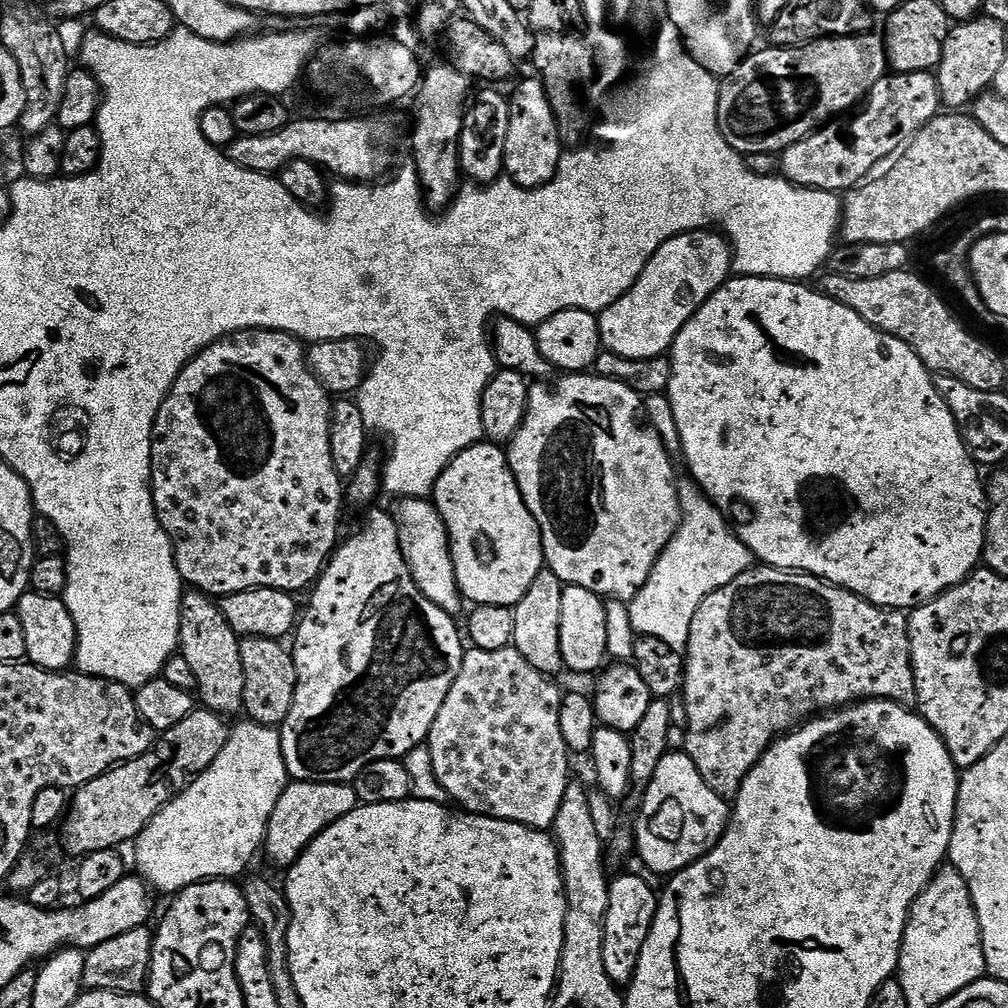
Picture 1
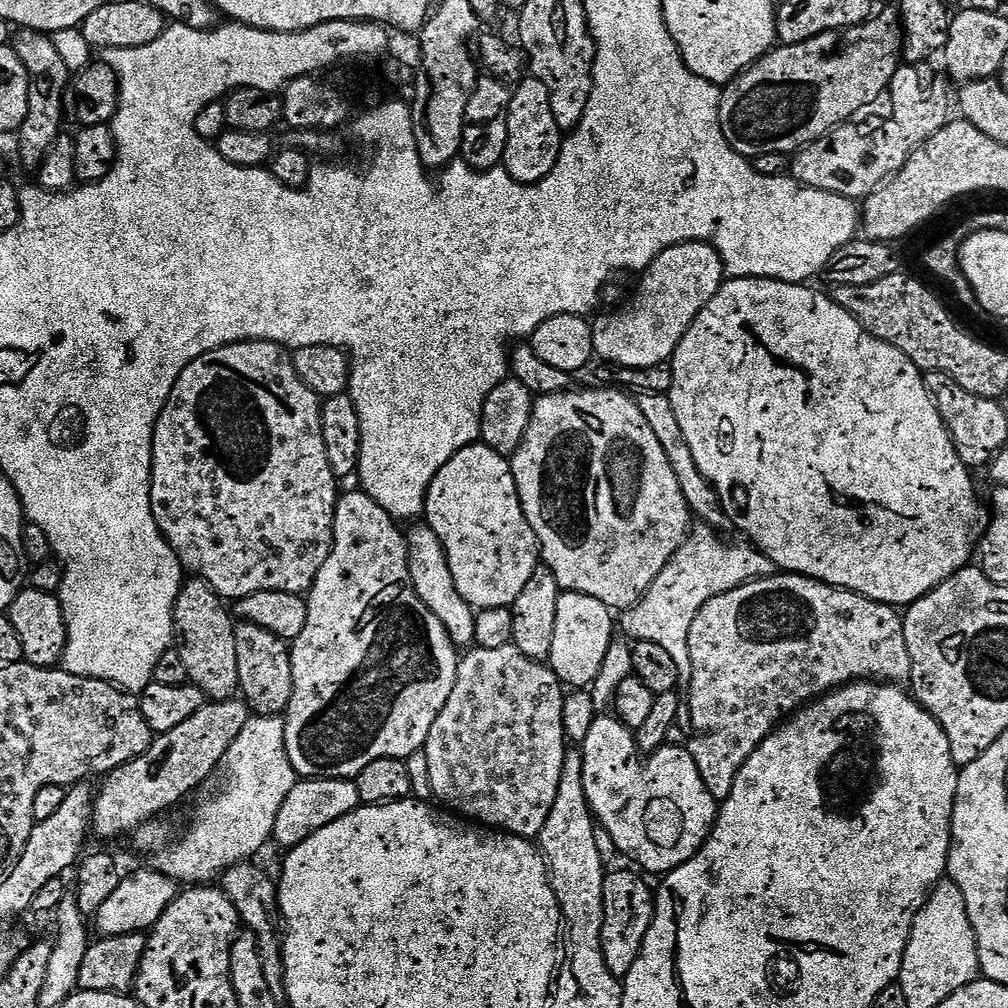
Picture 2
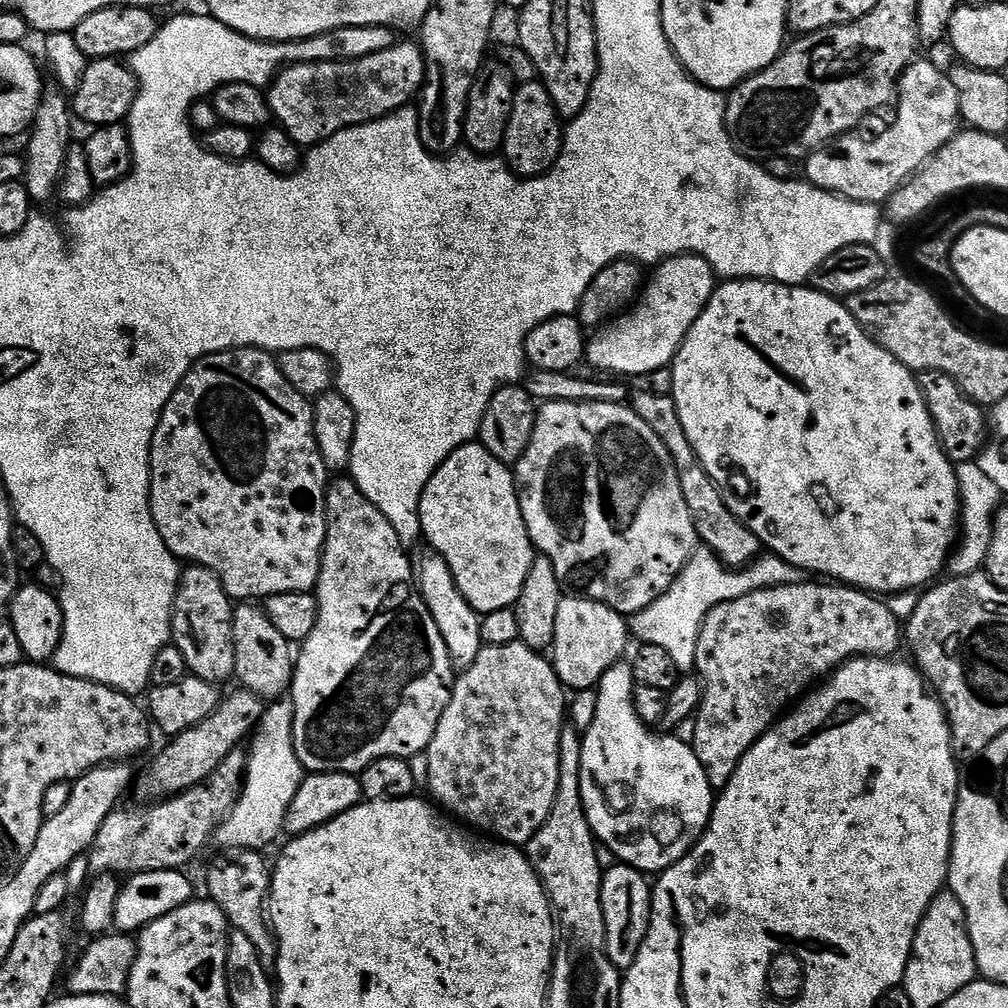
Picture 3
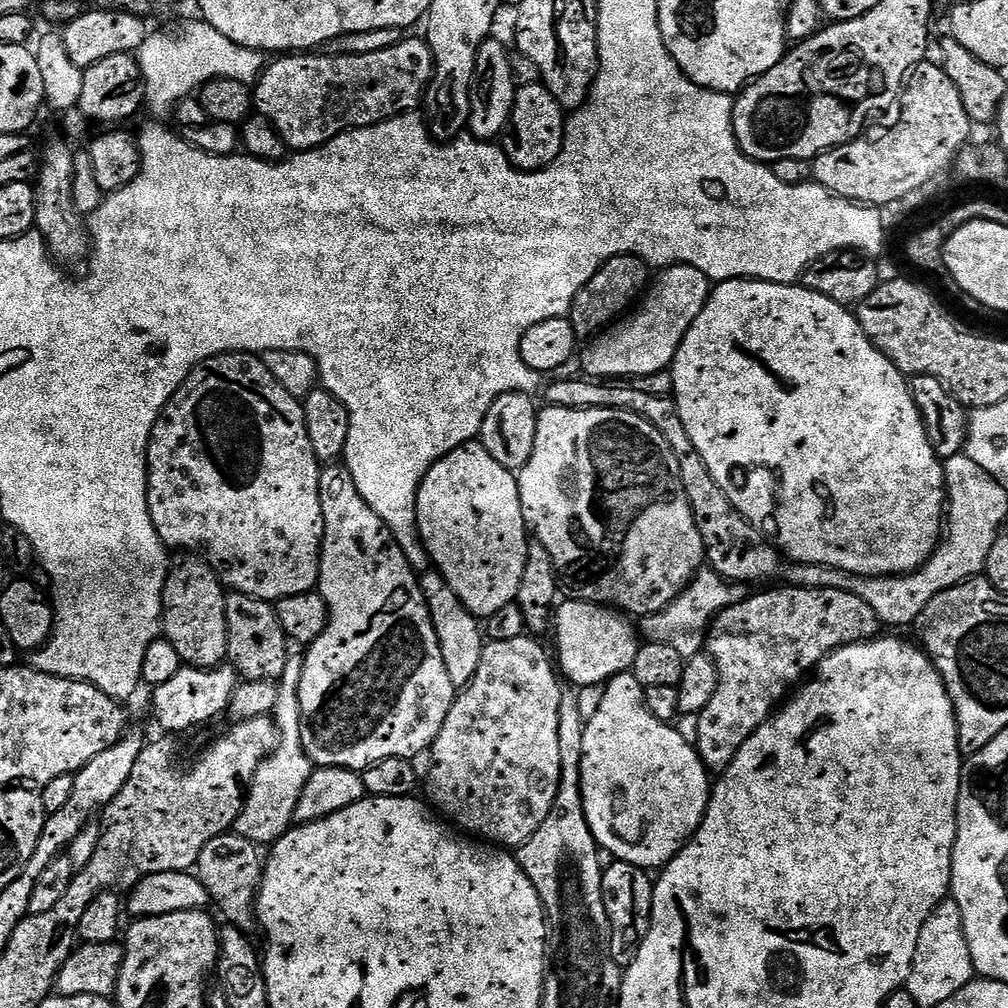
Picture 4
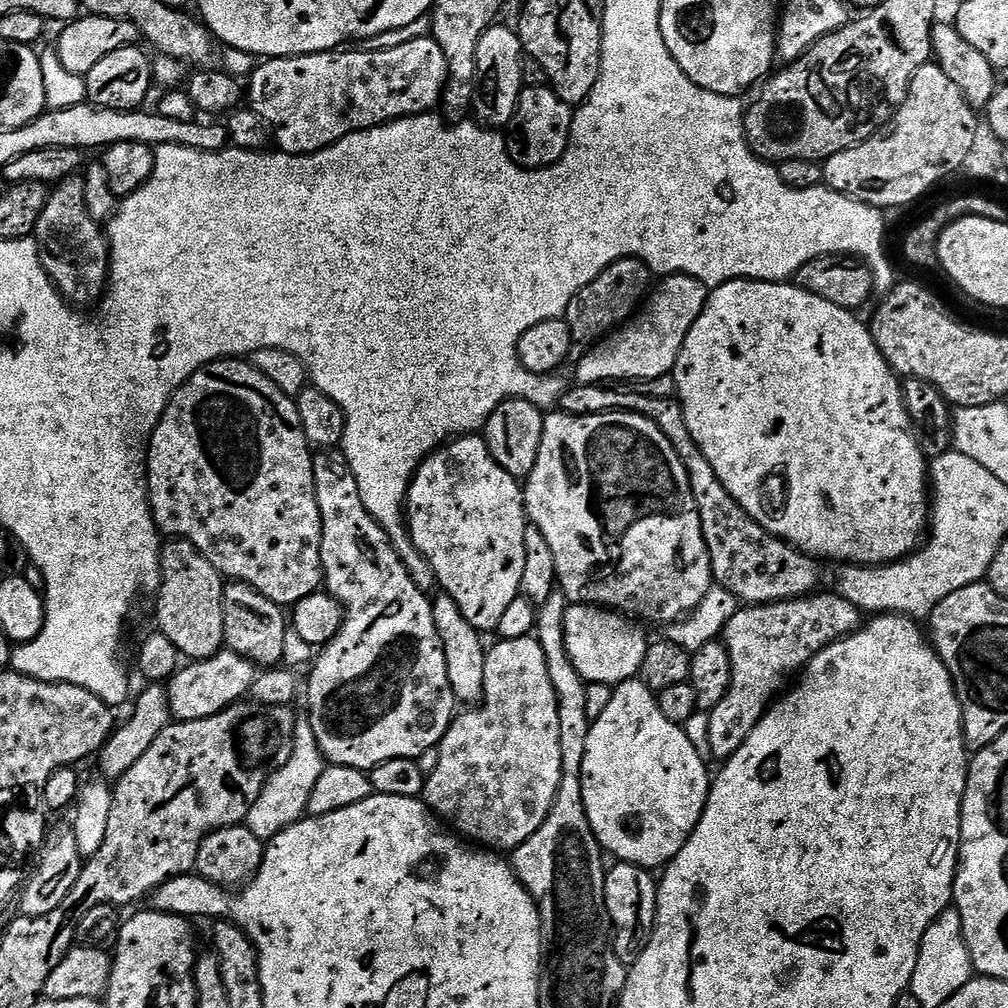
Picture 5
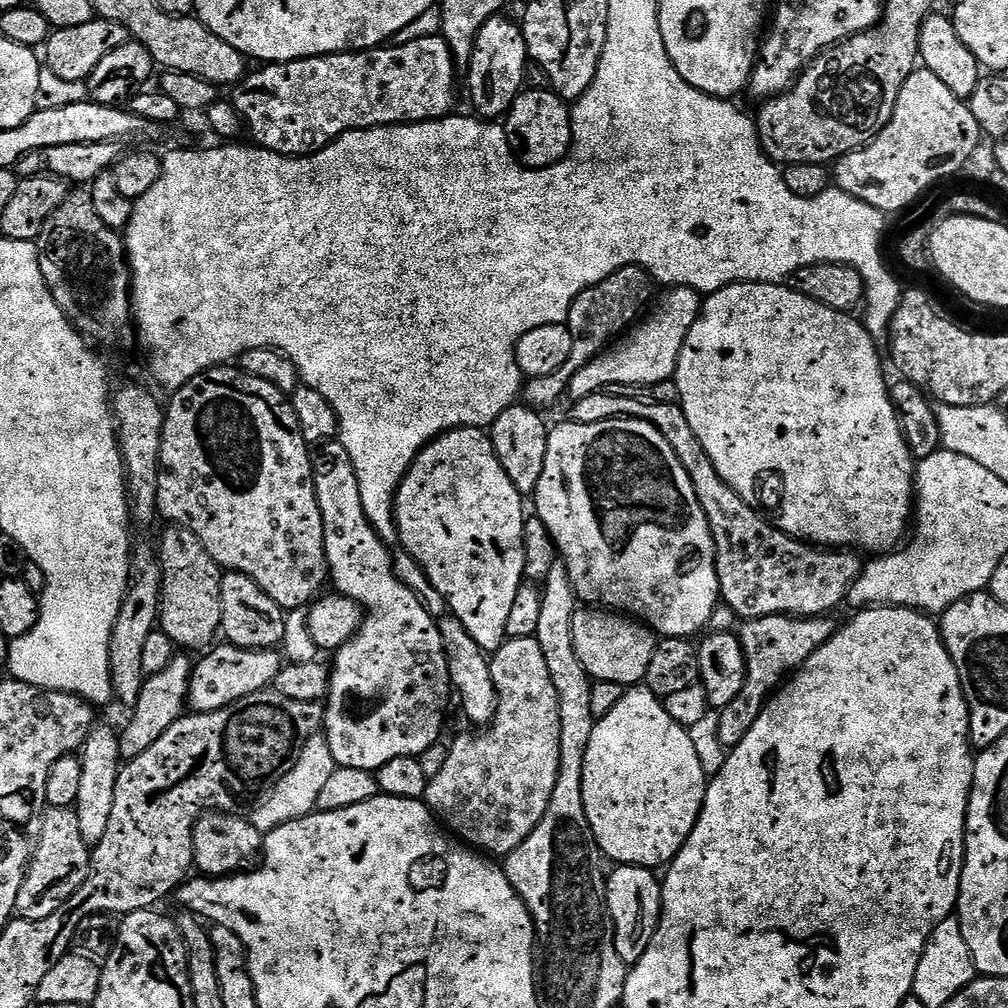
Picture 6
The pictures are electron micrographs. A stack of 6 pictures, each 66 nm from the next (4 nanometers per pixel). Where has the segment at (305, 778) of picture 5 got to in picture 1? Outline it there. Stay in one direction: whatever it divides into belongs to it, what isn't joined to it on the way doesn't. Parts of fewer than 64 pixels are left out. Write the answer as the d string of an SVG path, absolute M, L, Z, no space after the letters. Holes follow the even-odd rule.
M243 723L231 729L226 746L222 746L222 754L210 762L207 770L194 778L186 791L158 810L158 814L154 814L152 821L136 837L135 871L140 879L148 883L149 889L157 893L175 894L204 880L243 877L249 871L248 863L255 858L256 851L261 851L274 806L288 787L290 777L282 754L279 731L261 724Z

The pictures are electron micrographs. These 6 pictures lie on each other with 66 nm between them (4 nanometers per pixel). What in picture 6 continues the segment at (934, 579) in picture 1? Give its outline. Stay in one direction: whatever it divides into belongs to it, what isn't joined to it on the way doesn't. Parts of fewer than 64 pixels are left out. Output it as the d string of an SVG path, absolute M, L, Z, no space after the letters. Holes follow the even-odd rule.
M776 282L731 284L711 293L701 303L698 318L694 326L690 326L690 334L686 334L674 379L680 395L680 409L686 414L686 422L690 422L690 430L698 434L702 450L706 450L710 462L714 462L714 470L718 470L720 477L748 505L759 510L777 528L795 540L803 540L829 550L887 554L899 549L910 532L910 521L914 516L917 461L904 437L900 416L892 401L889 381L884 381L884 368L880 365L880 352L876 349L877 341L865 330L863 323L854 317L805 296L791 286L781 286Z

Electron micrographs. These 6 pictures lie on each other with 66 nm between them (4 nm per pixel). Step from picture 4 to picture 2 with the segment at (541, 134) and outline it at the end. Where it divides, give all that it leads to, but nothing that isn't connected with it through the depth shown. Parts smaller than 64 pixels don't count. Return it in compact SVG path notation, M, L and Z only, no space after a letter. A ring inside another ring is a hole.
M529 75L512 88L508 103L508 137L502 167L519 184L537 184L544 180L560 157L562 133L554 122L554 110L550 110L550 90L542 86L538 77Z

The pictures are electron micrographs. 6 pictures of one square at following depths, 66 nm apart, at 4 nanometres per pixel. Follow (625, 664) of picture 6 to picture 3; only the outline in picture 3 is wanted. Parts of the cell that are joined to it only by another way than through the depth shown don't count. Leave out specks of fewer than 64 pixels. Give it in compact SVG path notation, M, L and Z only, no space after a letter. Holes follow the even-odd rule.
M575 595L569 600L567 597L560 601L558 623L554 625L554 642L550 649L552 667L556 669L561 684L568 690L595 688L610 666L625 659L630 641L630 624L625 617L600 600Z

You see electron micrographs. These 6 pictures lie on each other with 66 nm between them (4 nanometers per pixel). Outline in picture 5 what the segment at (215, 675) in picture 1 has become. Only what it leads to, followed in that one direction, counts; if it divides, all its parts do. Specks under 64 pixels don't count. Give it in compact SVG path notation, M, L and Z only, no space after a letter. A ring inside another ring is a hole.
M172 538L160 549L160 587L155 593L155 627L174 646L178 646L181 657L189 661L205 660L217 656L225 647L224 597L225 577L199 552L189 540Z

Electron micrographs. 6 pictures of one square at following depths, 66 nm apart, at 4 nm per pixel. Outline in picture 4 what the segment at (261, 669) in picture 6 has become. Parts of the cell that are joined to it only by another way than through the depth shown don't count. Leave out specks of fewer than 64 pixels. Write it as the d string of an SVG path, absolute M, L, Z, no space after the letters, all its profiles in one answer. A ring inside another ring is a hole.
M227 662L218 668L182 667L178 674L174 674L174 678L151 689L152 712L156 715L157 722L164 727L165 733L177 734L176 732L188 732L191 728L200 728L227 713L237 683L238 673Z

